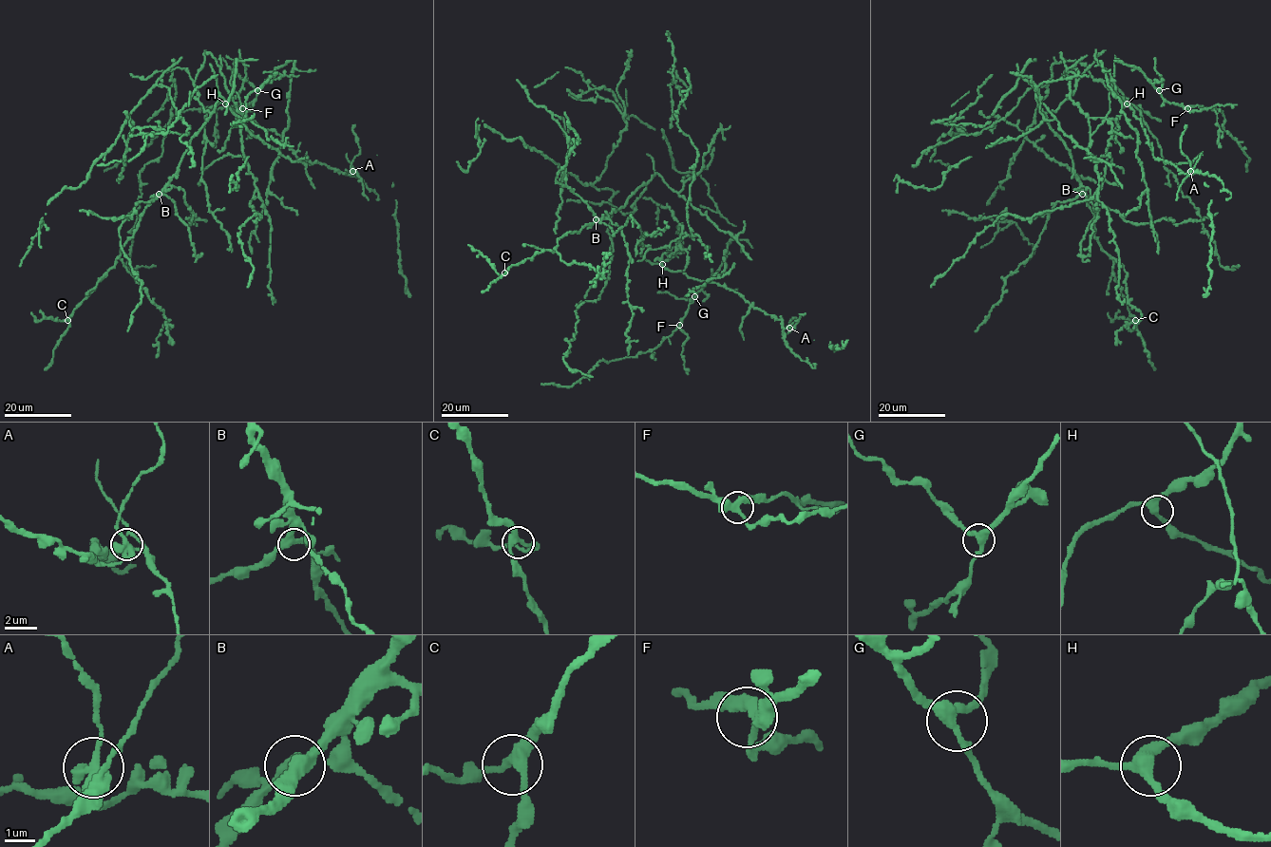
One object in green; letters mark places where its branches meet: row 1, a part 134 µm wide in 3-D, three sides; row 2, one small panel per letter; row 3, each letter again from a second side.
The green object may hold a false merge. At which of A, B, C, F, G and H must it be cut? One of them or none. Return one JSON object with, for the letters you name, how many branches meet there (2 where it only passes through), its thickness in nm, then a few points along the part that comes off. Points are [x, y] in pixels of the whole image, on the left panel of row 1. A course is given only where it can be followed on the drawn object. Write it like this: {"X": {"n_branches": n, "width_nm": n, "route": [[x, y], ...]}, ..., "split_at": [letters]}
{"A": {"n_branches": 3, "width_nm": 360, "route": [[352, 171], [350, 162], [360, 150], [352, 130], [355, 124]]}, "split_at": ["A"]}

